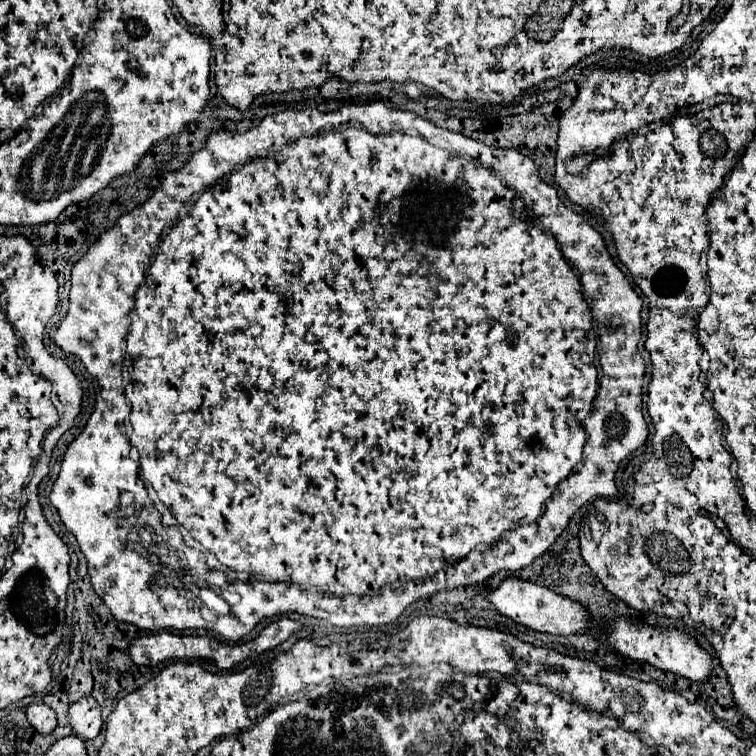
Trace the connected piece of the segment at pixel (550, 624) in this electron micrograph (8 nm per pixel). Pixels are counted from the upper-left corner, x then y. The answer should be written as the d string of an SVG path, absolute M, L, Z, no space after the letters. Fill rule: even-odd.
M507 577L501 581L499 587L491 589L489 593L489 603L505 617L513 619L515 623L521 623L533 631L543 631L551 635L573 635L573 633L585 633L591 627L589 615L583 611L583 607L571 599L565 599L551 589L523 581L517 577Z

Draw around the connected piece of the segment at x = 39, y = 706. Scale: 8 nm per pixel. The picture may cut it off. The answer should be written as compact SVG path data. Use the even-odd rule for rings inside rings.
M43 701L29 703L27 709L27 721L39 731L39 733L51 733L57 727L57 717L51 707L47 707Z

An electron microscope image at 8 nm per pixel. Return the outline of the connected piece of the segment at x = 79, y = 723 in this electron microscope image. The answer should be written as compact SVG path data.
M83 697L69 707L69 723L79 739L95 739L101 731L101 707L93 697Z

